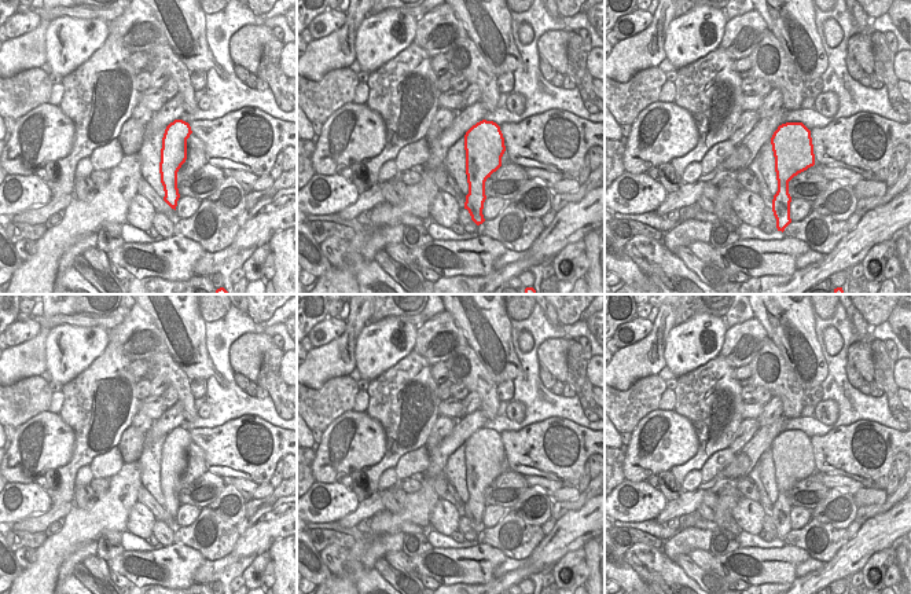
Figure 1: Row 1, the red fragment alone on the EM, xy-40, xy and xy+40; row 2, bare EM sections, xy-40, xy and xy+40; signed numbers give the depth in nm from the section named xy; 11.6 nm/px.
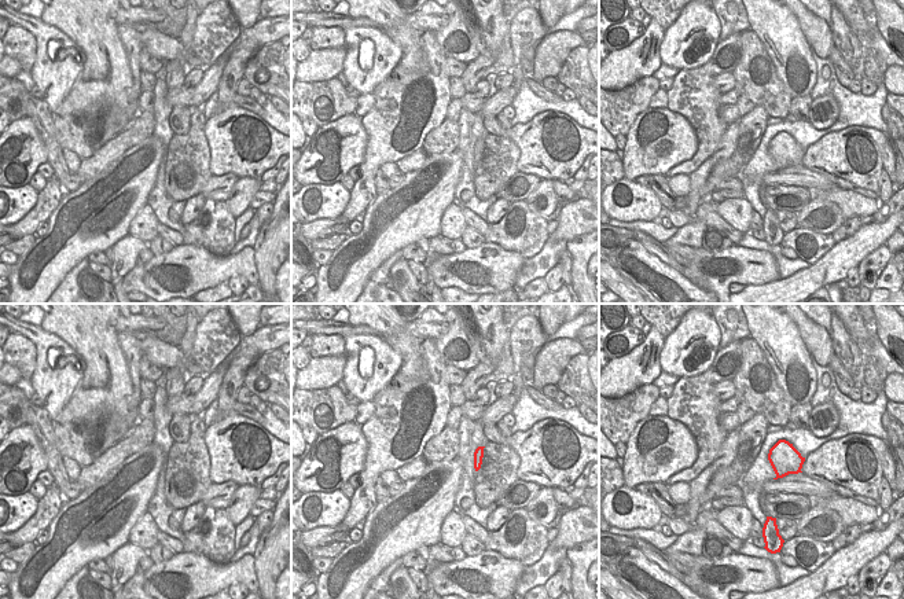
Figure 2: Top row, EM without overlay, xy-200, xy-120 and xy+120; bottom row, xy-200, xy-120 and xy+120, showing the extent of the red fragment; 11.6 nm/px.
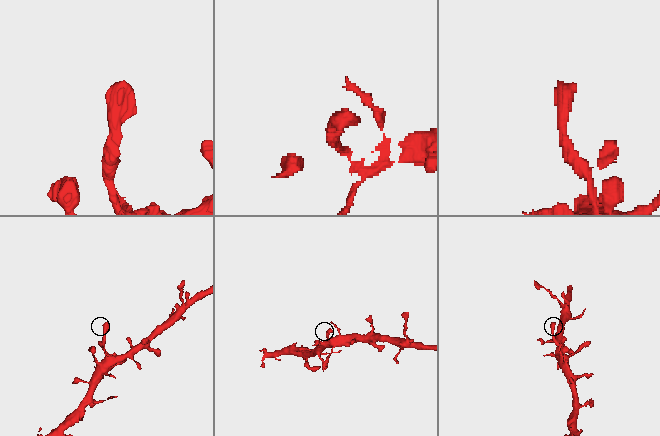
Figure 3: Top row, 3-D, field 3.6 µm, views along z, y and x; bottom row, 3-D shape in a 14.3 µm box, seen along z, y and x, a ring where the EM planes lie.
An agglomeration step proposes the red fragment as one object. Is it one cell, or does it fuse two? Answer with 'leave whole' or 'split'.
leave whole

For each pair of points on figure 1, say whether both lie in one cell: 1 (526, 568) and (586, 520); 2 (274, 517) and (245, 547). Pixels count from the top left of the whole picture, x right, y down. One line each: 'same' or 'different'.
1: same
2: same

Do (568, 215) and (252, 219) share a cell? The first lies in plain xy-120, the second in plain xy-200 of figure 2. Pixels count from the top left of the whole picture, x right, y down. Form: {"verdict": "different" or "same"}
{"verdict": "different"}

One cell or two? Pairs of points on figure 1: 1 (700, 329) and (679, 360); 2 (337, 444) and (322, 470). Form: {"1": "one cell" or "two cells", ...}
{"1": "one cell", "2": "one cell"}

